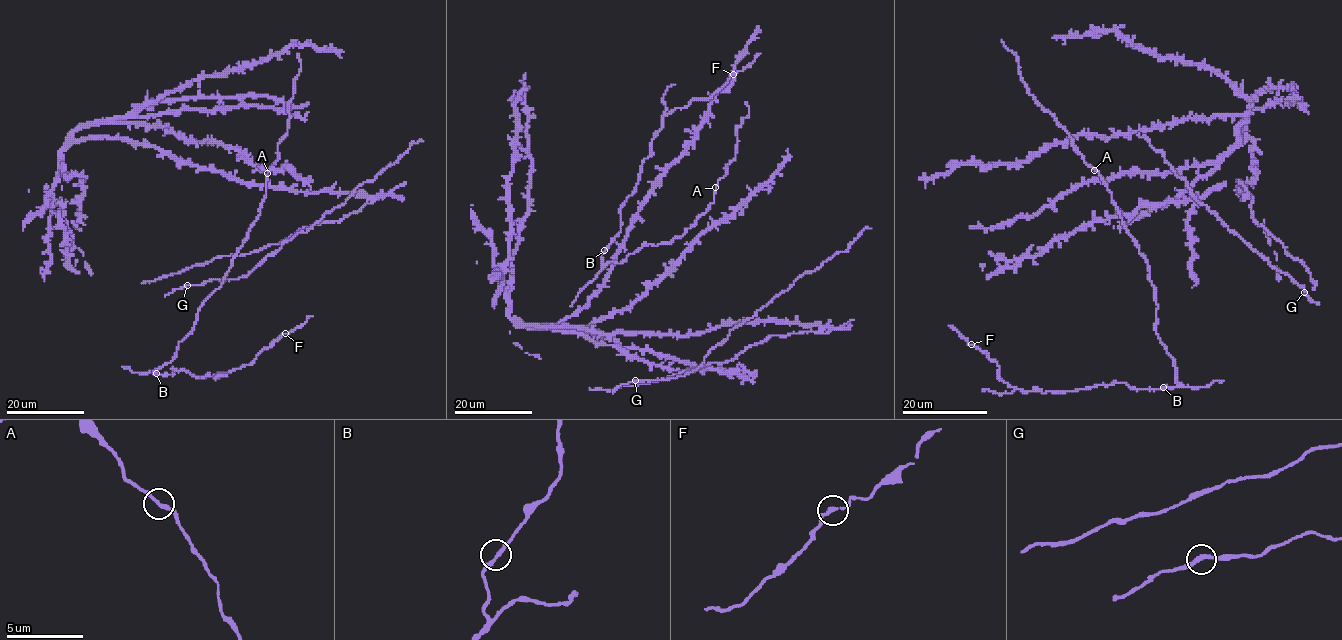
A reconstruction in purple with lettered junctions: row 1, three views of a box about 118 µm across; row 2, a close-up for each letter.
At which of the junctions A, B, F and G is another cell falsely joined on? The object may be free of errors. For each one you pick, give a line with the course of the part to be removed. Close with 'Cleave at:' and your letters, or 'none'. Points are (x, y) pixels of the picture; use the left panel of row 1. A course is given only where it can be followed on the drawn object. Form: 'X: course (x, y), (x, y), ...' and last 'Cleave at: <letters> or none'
Cleave at: none

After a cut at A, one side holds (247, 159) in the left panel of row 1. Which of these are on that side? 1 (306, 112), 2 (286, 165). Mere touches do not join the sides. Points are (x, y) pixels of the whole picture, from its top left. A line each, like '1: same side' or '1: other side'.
1: same side
2: same side

